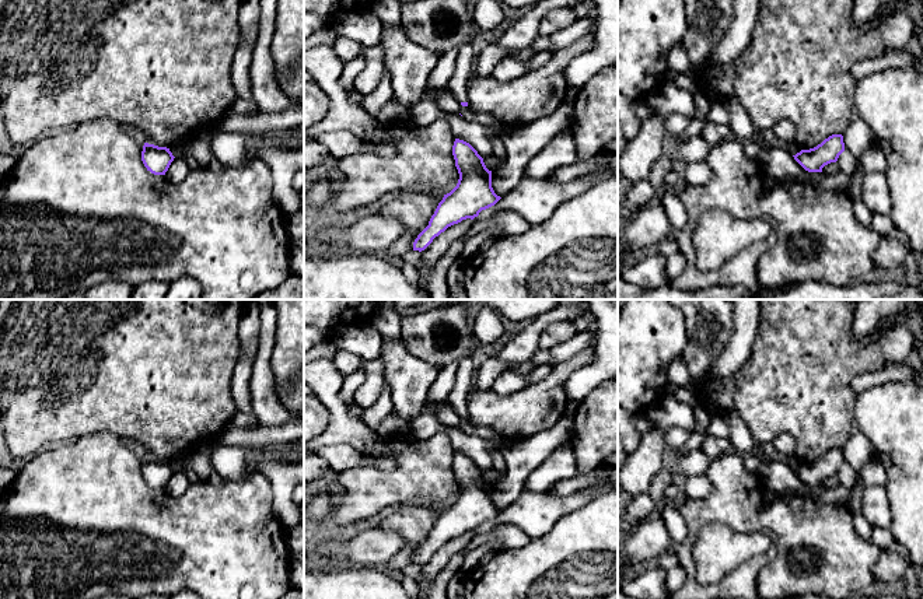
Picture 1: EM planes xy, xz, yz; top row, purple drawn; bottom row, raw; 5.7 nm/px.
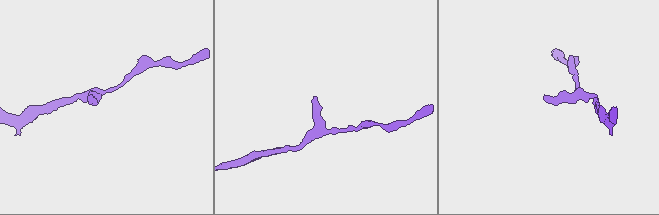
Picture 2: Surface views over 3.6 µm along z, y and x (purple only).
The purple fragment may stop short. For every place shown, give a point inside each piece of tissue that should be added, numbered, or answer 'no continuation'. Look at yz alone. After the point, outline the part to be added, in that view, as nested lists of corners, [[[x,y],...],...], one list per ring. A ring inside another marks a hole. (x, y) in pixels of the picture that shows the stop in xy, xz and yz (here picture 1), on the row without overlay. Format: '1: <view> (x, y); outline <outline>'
no continuation

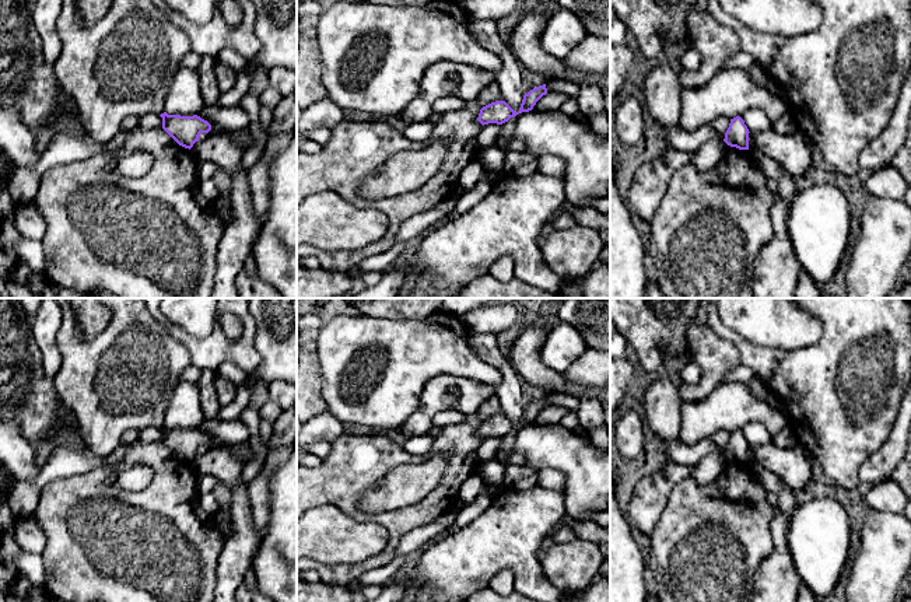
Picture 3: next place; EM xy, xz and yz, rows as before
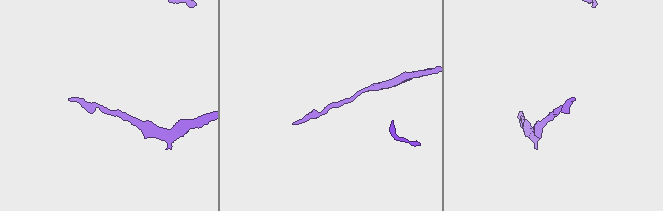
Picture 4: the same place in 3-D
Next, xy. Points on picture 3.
no continuation

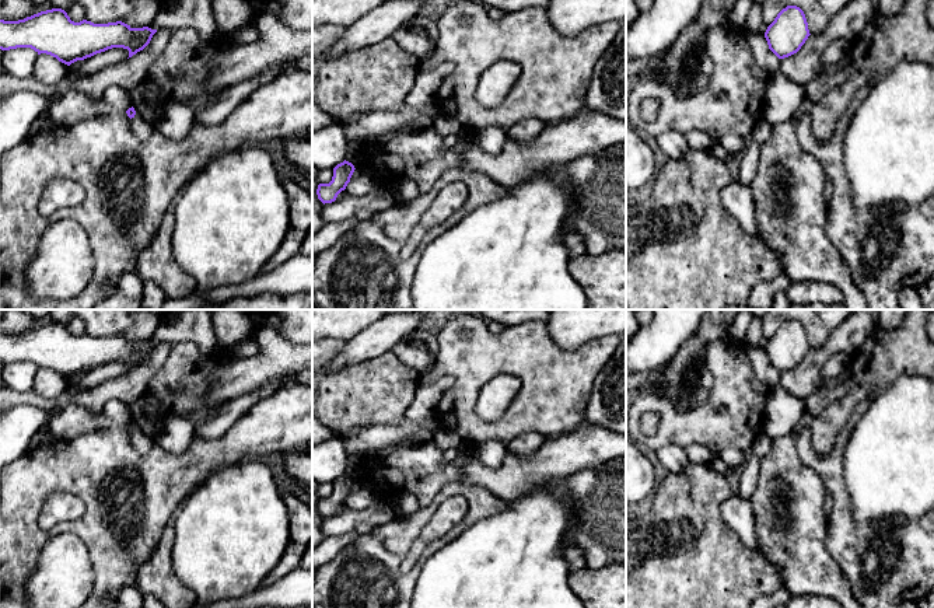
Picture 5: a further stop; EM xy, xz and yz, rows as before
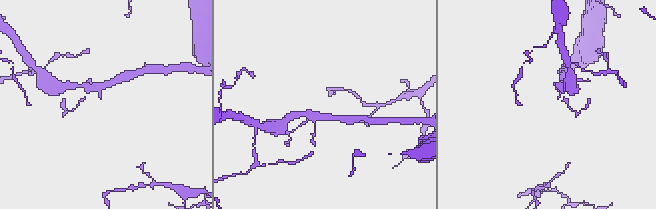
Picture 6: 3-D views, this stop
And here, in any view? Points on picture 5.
1: xy (142, 444); outline [[[139,429],[130,433],[130,443],[140,455],[147,454],[153,448],[154,441],[155,438],[146,437]]]

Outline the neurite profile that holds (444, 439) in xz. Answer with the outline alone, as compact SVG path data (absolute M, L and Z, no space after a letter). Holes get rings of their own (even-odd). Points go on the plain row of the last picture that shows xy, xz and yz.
M442 427L433 434L433 443L442 451L461 448L463 444L462 437L458 433Z

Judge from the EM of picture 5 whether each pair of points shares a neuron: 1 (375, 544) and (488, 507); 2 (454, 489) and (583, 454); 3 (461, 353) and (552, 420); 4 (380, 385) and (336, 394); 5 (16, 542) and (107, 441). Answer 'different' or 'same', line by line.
1: same
2: different
3: same
4: same
5: same

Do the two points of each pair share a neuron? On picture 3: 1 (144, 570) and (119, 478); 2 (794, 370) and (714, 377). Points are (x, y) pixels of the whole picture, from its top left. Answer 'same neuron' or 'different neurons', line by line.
1: different neurons
2: different neurons

